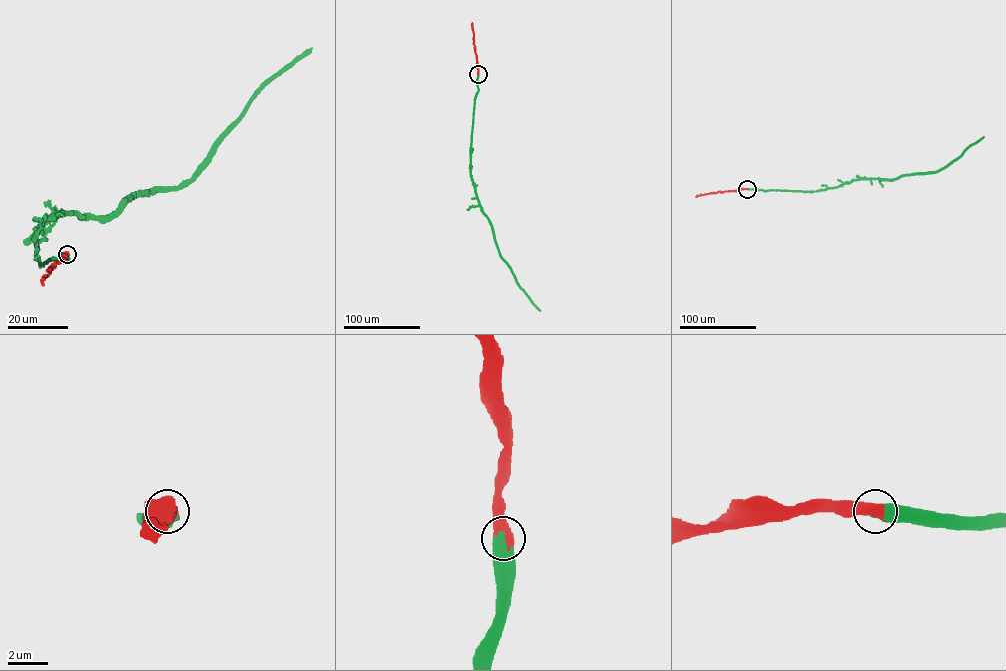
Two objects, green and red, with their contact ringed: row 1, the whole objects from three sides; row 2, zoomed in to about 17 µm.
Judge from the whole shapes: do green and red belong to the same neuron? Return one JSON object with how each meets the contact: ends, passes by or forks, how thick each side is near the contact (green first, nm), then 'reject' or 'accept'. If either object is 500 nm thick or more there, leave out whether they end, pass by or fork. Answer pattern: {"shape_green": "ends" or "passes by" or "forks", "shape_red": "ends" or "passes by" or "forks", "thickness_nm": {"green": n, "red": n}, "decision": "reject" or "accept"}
{"thickness_nm": {"green": 700, "red": 750}, "decision": "accept"}

